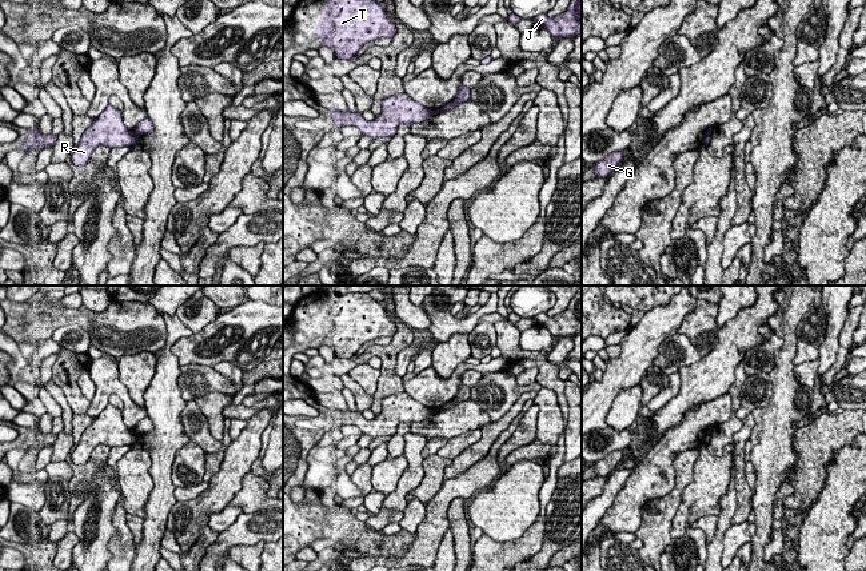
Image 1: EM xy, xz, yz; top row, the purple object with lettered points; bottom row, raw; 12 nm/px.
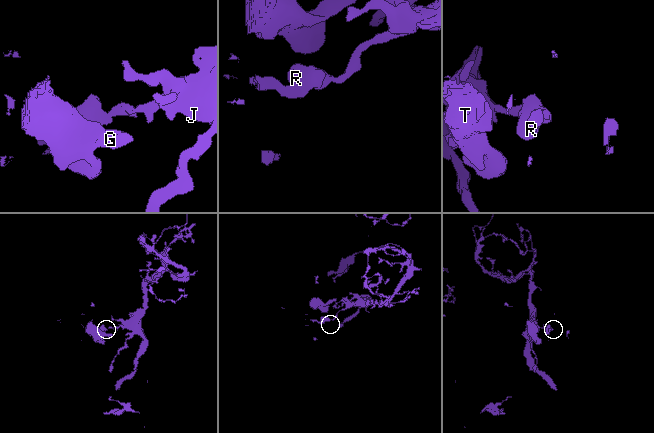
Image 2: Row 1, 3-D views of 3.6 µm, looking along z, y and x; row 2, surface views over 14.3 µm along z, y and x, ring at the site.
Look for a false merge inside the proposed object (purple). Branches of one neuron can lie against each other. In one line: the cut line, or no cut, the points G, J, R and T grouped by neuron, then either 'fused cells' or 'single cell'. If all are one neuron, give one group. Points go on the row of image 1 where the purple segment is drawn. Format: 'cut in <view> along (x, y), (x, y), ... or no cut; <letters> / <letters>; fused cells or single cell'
cut in xy along (132, 132), (138, 136); G R T / J; fused cells

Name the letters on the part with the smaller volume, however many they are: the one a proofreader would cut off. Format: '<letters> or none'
G, R, T

